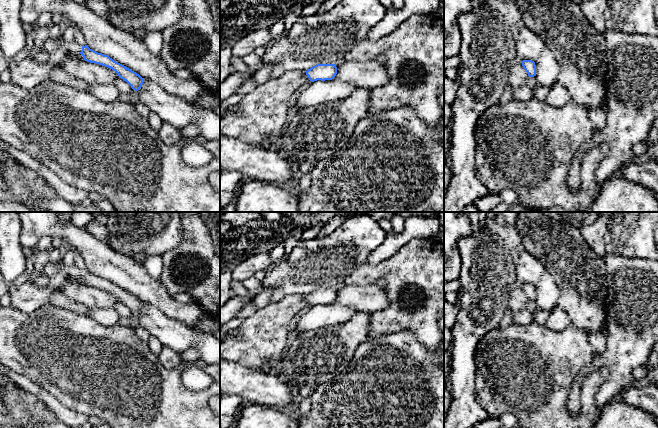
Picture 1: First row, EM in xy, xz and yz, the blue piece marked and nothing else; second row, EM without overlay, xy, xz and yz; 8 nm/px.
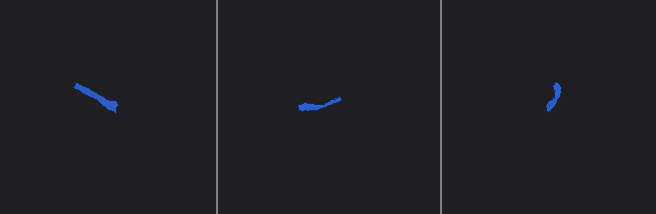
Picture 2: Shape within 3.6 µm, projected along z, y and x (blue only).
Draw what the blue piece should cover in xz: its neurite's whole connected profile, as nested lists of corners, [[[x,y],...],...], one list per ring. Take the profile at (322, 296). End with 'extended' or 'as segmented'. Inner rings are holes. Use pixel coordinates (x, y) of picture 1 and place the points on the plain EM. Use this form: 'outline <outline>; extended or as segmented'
outline [[[317,288],[306,295],[306,299],[311,306],[332,304],[336,298],[336,288]]]; as segmented

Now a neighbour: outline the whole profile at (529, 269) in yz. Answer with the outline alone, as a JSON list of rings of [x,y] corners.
[[[525,249],[520,252],[515,266],[519,285],[532,284],[535,286],[545,271],[543,264]]]

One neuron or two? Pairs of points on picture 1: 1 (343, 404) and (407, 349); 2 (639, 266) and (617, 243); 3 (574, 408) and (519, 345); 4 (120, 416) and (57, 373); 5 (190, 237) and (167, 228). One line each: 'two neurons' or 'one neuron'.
1: one neuron
2: two neurons
3: two neurons
4: one neuron
5: two neurons

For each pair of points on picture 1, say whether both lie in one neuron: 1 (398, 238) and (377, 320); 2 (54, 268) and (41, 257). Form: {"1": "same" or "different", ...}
{"1": "different", "2": "different"}

